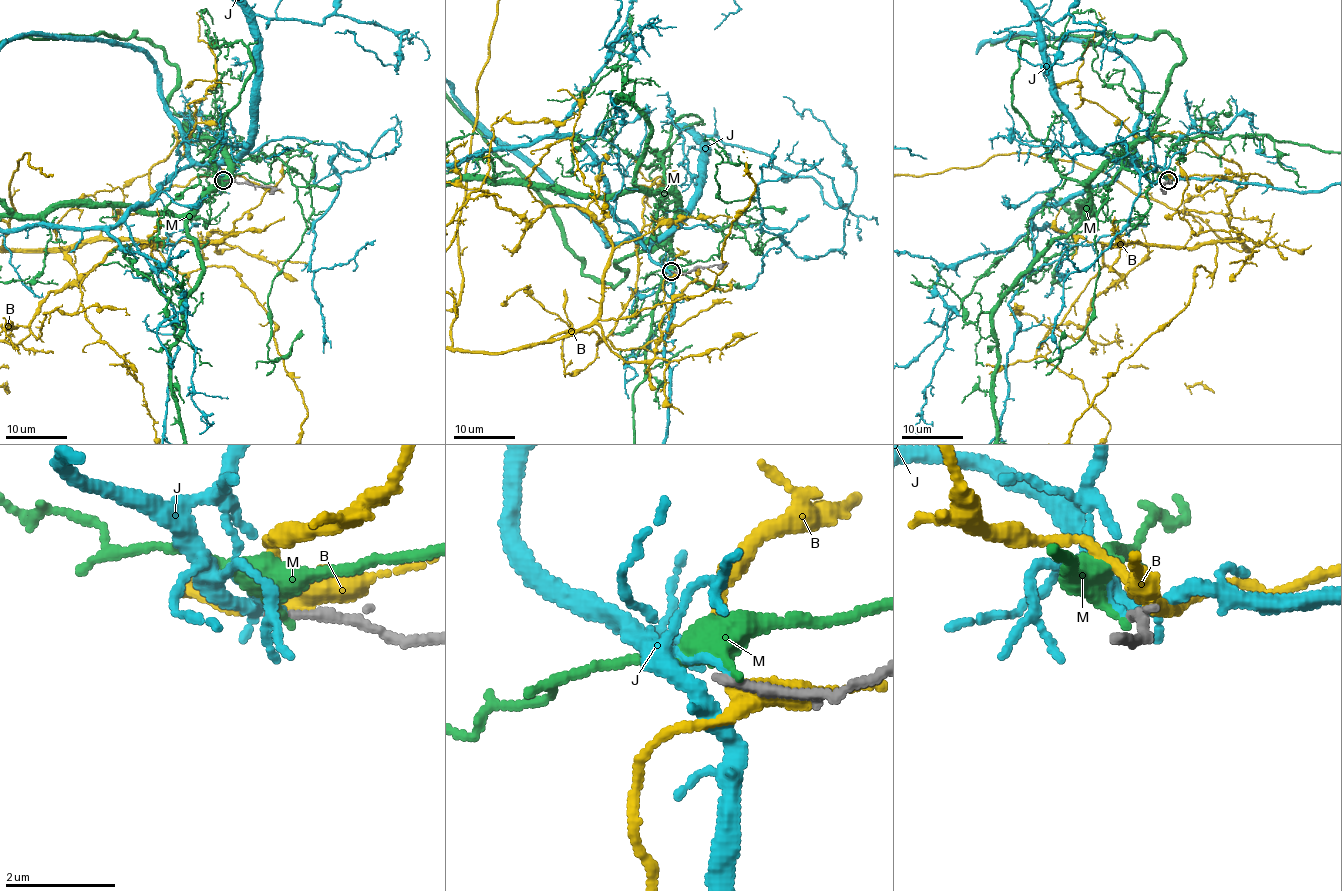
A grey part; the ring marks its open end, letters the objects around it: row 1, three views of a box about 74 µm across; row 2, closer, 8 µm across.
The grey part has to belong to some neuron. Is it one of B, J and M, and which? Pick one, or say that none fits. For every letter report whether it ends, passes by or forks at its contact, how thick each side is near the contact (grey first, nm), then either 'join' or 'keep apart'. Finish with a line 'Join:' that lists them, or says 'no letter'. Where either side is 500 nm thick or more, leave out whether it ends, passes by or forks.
B: it forks; calibres 240 and 360 nm; keep apart
J: it ends; calibres 180 and 130 nm; keep apart
M: it ends; calibres 190 and 280 nm; keep apart
Join: no letter

